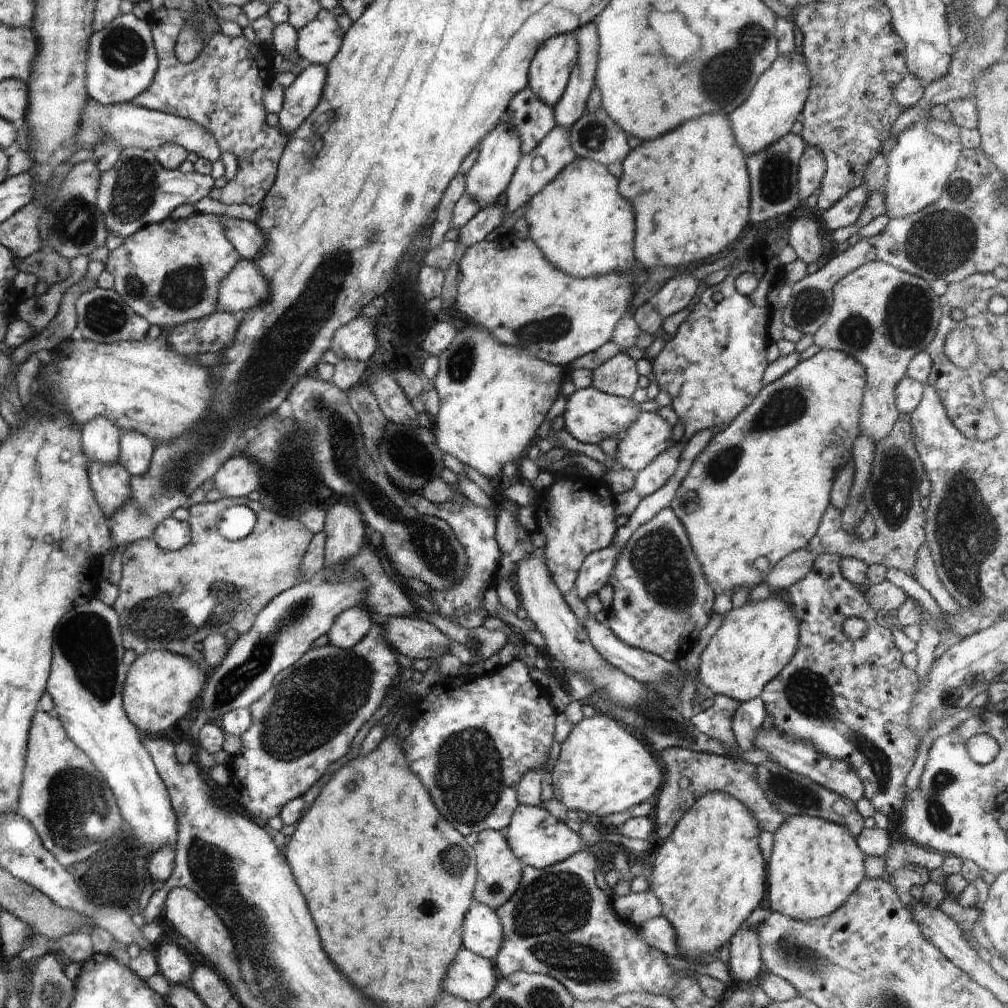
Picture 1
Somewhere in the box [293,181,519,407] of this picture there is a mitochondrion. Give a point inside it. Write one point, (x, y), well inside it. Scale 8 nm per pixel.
(461, 364)

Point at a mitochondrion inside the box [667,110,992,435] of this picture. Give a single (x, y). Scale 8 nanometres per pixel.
(942, 242)

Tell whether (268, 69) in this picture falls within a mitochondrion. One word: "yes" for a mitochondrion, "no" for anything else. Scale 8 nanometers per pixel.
no

